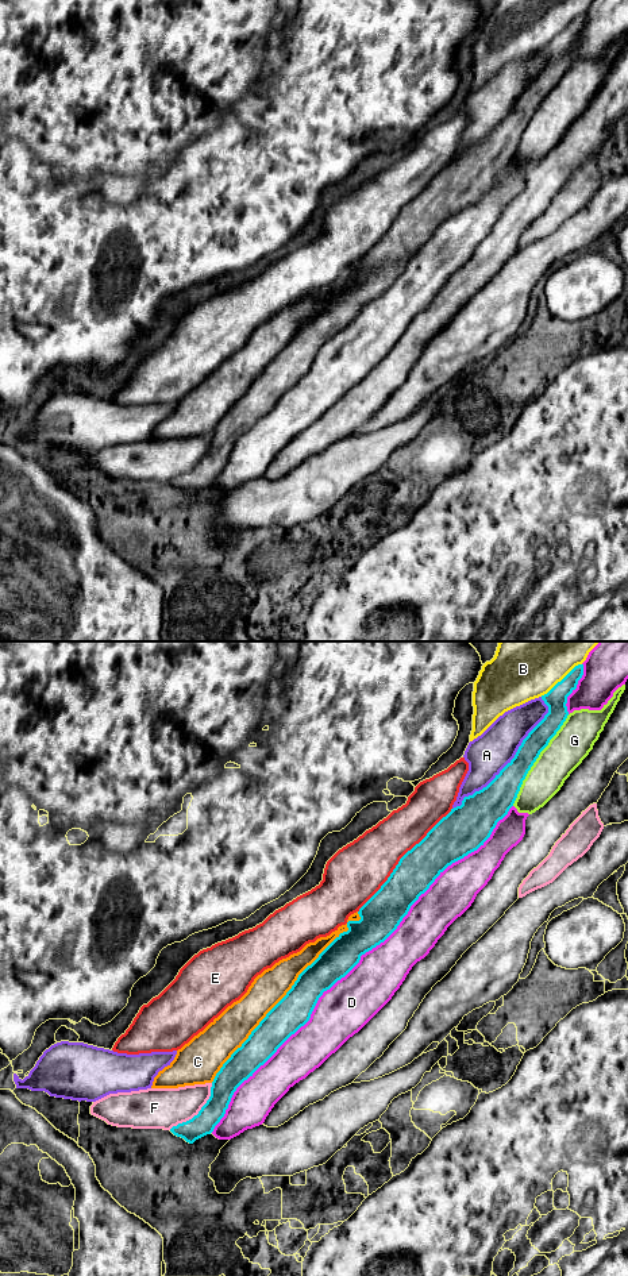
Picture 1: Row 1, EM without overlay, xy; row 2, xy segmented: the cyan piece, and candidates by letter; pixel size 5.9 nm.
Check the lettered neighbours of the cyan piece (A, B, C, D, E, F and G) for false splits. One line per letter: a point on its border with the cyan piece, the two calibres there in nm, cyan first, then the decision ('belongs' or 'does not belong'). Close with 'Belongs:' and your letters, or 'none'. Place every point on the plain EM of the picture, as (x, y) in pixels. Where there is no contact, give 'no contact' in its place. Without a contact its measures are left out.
A: contact xy (512, 111); calibres 190 and 240 nm; does not belong
B: contact xy (562, 31); calibres 130 and 320 nm; does not belong
C: contact xy (288, 343); calibres 200 and 200 nm; does not belong
D: contact xy (357, 315); calibres 200 and 300 nm; does not belong
E: contact xy (400, 211); calibres 240 and 320 nm; does not belong
F: contact xy (199, 465); calibres 150 and 240 nm; does not belong
G: contact xy (535, 112); calibres 170 and 220 nm; does not belong
Belongs: none

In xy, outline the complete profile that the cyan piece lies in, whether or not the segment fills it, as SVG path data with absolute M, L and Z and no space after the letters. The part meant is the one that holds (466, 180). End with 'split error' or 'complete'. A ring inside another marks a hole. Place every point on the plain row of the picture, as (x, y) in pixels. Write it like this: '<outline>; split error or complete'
M583 16L575 18L560 34L558 34L542 51L548 58L544 70L528 85L519 99L515 109L498 127L482 142L465 149L461 158L451 161L427 188L408 203L398 213L388 232L359 261L359 273L348 273L347 284L340 285L297 329L286 347L266 366L248 390L238 400L216 425L211 448L192 471L173 478L170 483L193 496L196 491L211 486L224 469L226 462L236 440L263 417L277 401L301 378L304 378L324 343L344 329L361 312L361 308L384 294L408 266L411 258L424 246L435 231L452 215L477 203L490 189L497 174L502 171L513 158L523 132L566 73L567 49L577 41L583 27Z; complete

